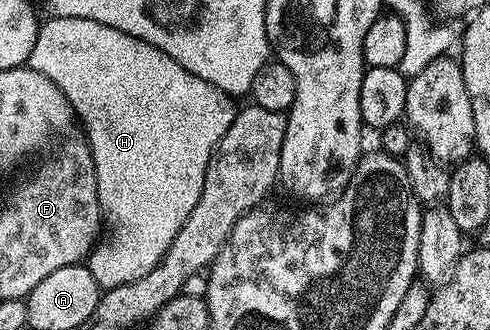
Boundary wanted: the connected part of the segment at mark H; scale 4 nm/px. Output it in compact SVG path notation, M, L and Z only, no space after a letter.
M55 16L47 20L41 30L39 27L26 62L62 88L87 133L94 156L100 209L112 217L112 235L93 249L86 264L101 291L113 290L142 280L168 255L168 249L202 196L206 168L217 144L235 120L238 106L213 82L186 72L178 60L154 48L154 44L146 44L146 40L126 36L126 32L118 32L110 24L98 24L98 20Z

